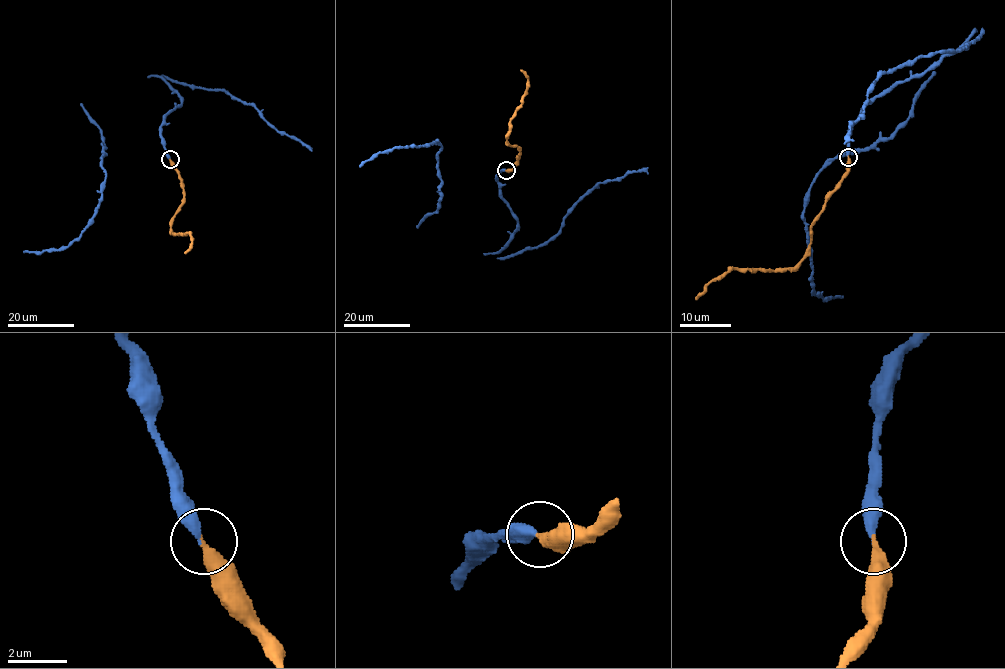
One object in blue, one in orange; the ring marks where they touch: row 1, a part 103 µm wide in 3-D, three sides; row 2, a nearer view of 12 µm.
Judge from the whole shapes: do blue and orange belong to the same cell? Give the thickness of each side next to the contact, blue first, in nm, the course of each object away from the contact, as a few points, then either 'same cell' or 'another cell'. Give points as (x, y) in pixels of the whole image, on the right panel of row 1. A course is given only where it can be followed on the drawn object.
320 nm thick on the blue side, 380 nm on the other; blue runs (847, 157), (850, 125), (864, 106), (981, 32), (962, 49), (916, 57), (884, 72), (844, 143); orange runs (847, 157), (847, 172), (811, 228), (811, 241), (799, 263), (793, 268), (723, 273), (695, 299); same cell

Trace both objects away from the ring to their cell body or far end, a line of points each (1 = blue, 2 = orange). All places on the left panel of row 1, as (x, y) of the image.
1: (169, 160), (161, 126), (181, 97), (162, 77), (222, 90), (251, 104), (278, 131), (312, 151)
2: (170, 160), (183, 189), (183, 201), (171, 229), (174, 234), (191, 236), (191, 246), (184, 253)

